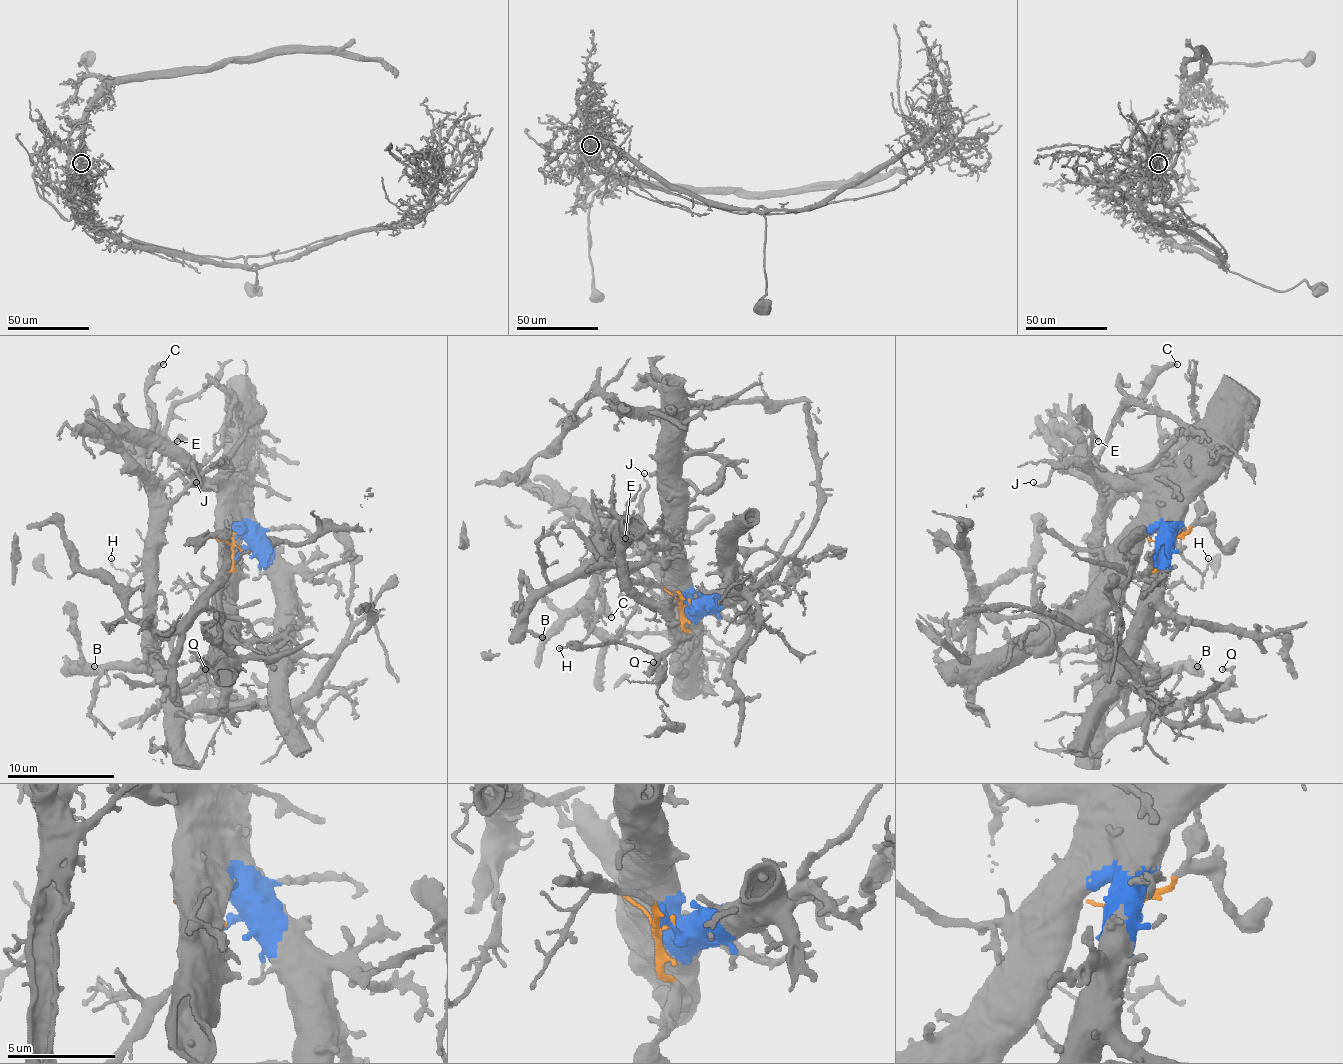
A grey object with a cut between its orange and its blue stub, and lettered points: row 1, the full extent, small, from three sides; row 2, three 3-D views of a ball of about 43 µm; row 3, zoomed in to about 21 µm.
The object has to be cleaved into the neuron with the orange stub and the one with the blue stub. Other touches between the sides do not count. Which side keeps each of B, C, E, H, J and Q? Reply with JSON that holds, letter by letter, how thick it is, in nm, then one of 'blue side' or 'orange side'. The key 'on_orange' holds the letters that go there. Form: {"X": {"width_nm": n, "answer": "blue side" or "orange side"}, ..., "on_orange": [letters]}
{"B": {"width_nm": 240, "answer": "orange side"}, "C": {"width_nm": 320, "answer": "orange side"}, "E": {"width_nm": 240, "answer": "blue side"}, "H": {"width_nm": 140, "answer": "orange side"}, "J": {"width_nm": 140, "answer": "blue side"}, "Q": {"width_nm": 240, "answer": "orange side"}, "on_orange": ["B", "C", "H", "Q"]}

